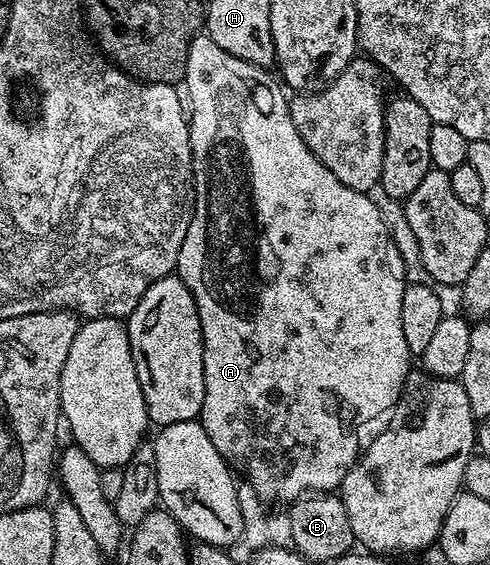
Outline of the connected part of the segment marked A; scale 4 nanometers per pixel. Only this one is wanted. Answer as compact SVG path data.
M198 34L189 43L187 70L185 71L183 84L184 87L189 87L189 96L187 92L187 108L191 113L188 117L188 122L189 137L193 147L192 187L194 189L197 188L197 192L195 191L193 202L193 217L187 226L187 238L183 238L183 246L179 250L175 272L176 275L181 277L181 281L187 286L187 290L191 290L191 294L195 298L195 306L199 310L199 322L201 323L201 333L203 334L203 382L205 383L205 393L203 394L203 406L201 407L199 422L203 426L203 430L207 430L207 438L211 438L211 442L215 442L215 450L219 450L221 457L233 466L241 466L241 452L293 452L293 456L289 456L289 464L285 464L285 476L293 476L293 484L289 484L289 488L293 488L293 492L289 492L289 502L292 502L306 495L305 484L313 484L310 489L310 493L313 494L329 492L325 484L333 485L335 490L340 489L346 474L357 463L359 453L363 448L363 440L361 444L360 438L357 437L357 431L364 424L369 424L372 420L379 419L381 415L384 417L386 414L392 413L393 407L397 405L397 399L401 397L405 379L408 378L411 371L411 365L409 365L411 353L406 340L403 338L403 322L399 319L399 310L403 306L403 290L407 283L405 267L403 266L403 258L399 258L399 250L395 246L393 235L390 234L388 226L383 222L383 218L375 206L375 202L368 194L359 190L351 190L351 186L343 186L343 182L339 182L339 178L335 178L335 174L331 174L331 170L327 170L327 166L323 166L315 158L315 154L309 149L307 142L303 142L299 130L295 130L295 122L289 113L289 100L287 96L284 96L286 93L280 87L277 89L273 85L273 80L269 75L270 73L266 69L255 66L243 58L235 58L235 54L227 54L227 50L215 46L215 42L211 42L211 38L207 34Z

